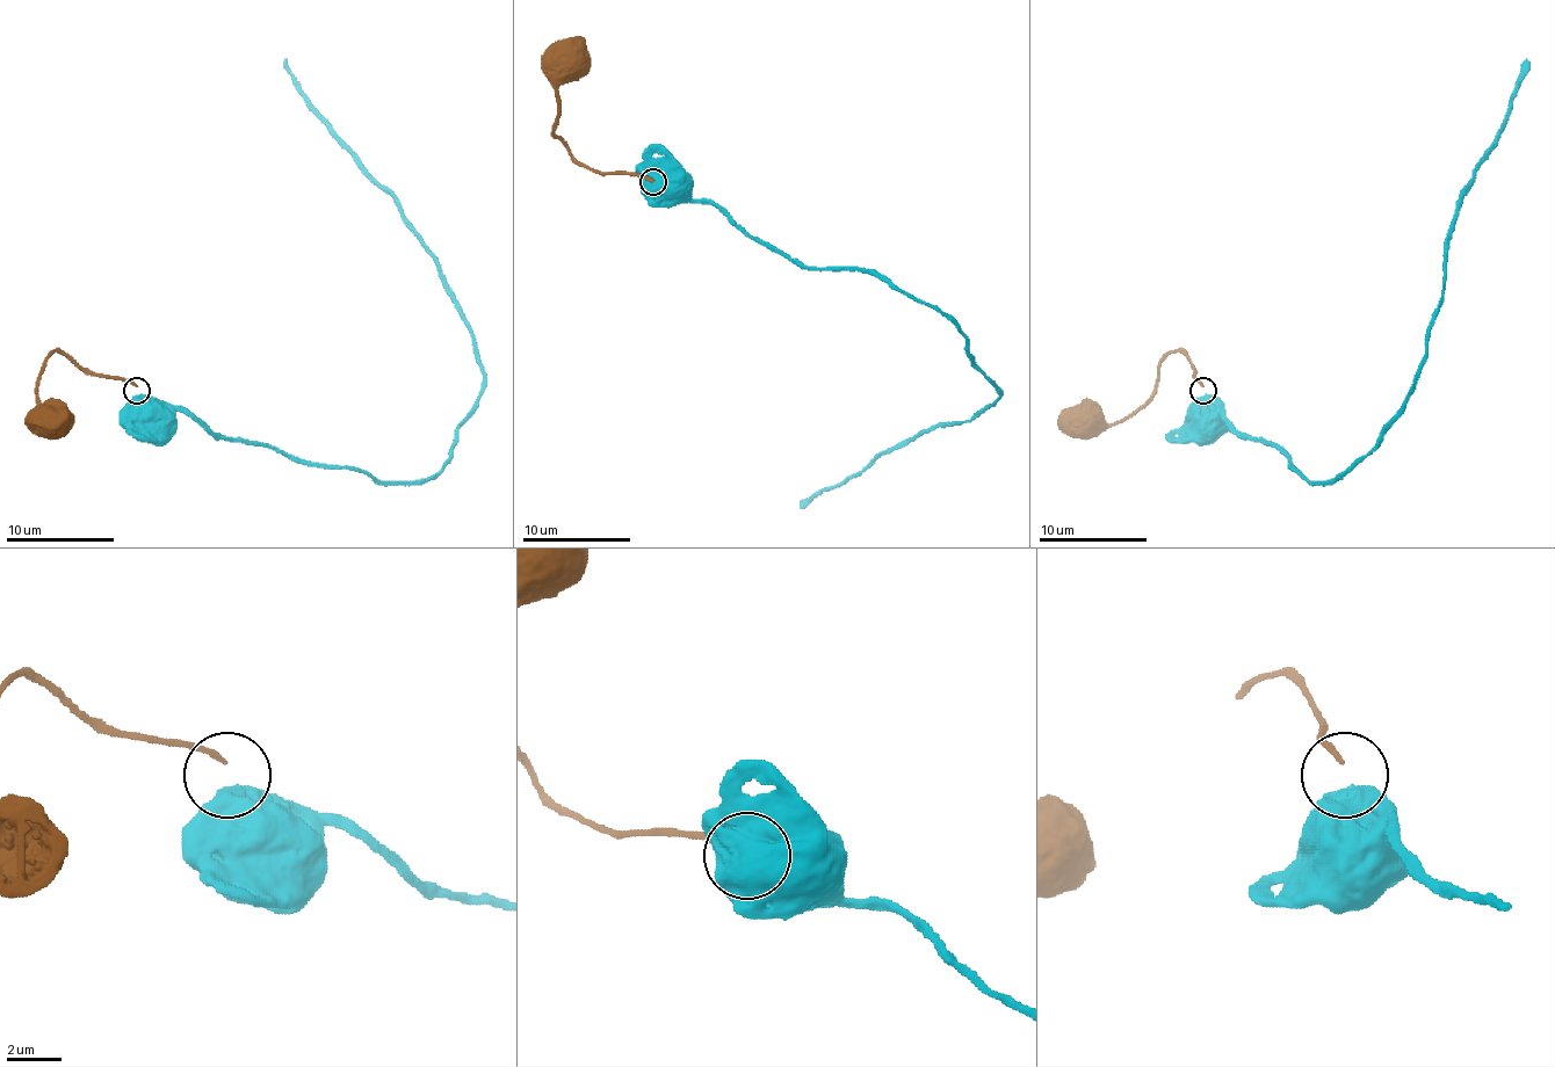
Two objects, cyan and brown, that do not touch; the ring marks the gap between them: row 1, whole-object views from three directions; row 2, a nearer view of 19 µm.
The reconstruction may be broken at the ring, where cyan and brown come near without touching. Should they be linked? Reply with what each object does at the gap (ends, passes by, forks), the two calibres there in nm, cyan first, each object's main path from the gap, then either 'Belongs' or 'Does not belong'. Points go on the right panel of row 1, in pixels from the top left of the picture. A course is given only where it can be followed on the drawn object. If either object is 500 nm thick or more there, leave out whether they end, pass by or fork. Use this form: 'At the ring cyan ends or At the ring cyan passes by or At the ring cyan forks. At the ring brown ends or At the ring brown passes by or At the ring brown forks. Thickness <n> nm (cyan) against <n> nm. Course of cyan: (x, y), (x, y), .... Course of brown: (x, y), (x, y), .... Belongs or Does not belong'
Thickness 900 nm (cyan) against 190 nm. Course of cyan: (1203, 394), (1203, 403), (1217, 416), (1209, 419). Course of brown: (1201, 386), (1191, 362), (1174, 351), (1158, 368), (1156, 392), (1144, 403), (1112, 425), (1083, 419). Does not belong

